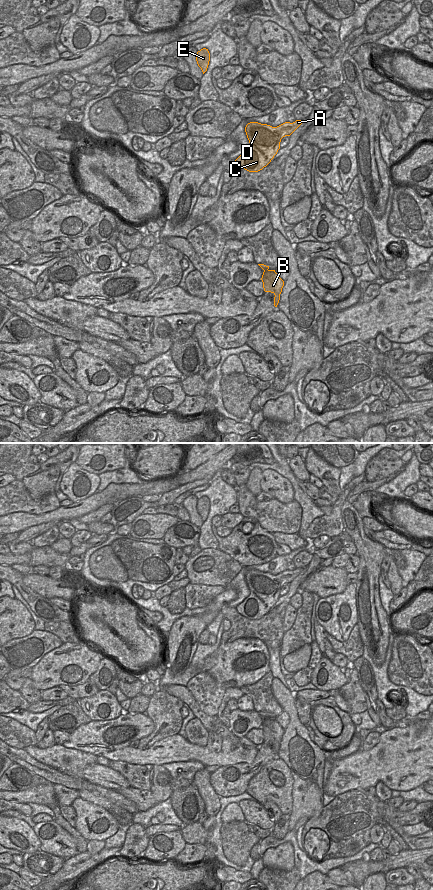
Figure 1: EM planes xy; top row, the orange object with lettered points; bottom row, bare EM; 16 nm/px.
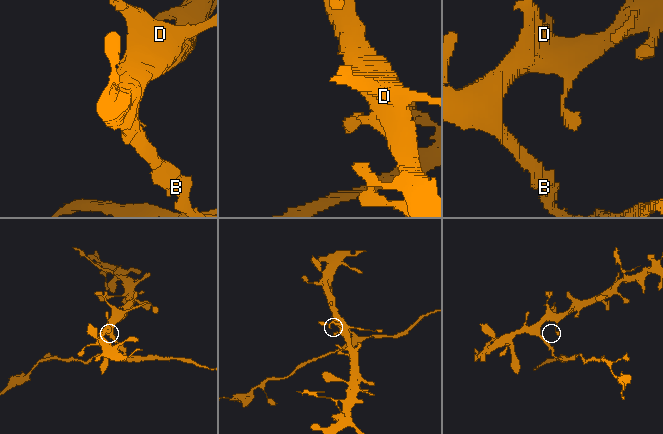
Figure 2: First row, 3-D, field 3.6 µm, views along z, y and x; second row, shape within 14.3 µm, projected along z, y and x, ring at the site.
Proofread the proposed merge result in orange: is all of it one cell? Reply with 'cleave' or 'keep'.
cleave

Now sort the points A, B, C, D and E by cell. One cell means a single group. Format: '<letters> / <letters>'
A C D E / B

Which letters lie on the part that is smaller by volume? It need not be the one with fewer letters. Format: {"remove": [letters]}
{"remove": ["B"]}

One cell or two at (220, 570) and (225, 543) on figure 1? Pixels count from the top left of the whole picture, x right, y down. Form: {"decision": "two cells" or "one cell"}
{"decision": "two cells"}

